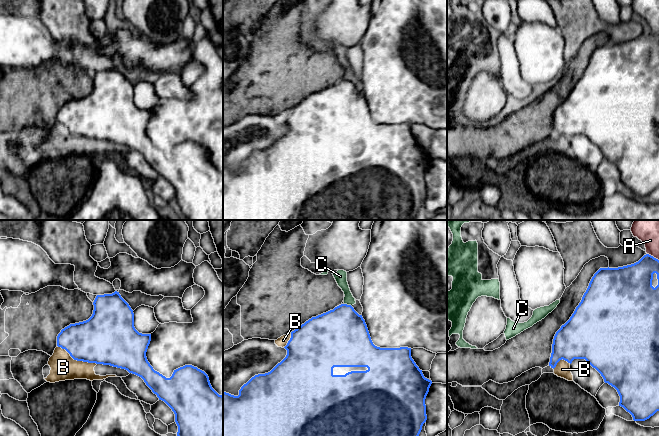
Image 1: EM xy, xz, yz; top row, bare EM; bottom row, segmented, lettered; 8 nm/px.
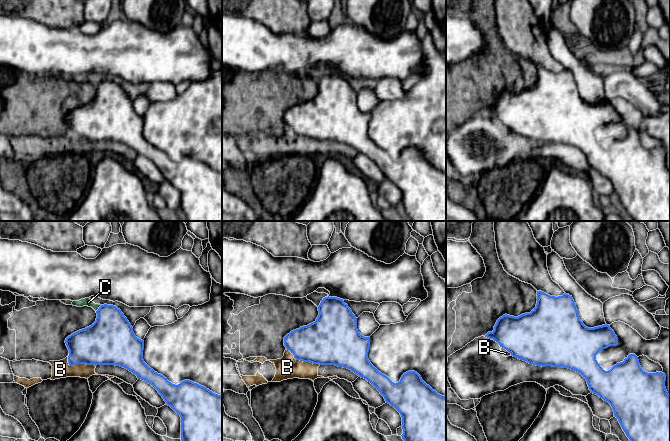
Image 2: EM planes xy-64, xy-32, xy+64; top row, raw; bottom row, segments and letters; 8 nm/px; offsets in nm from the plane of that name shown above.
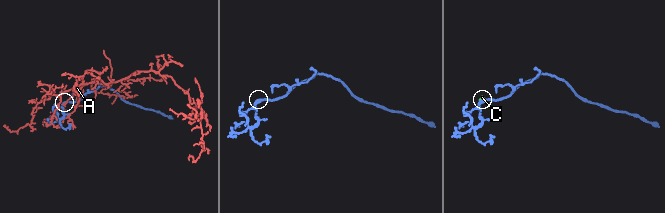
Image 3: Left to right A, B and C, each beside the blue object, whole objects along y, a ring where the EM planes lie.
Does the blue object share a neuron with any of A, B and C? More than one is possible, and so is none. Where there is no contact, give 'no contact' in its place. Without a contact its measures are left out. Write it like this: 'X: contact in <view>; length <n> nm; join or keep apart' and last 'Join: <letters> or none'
A: contact in yz; length 110 nm; keep apart
B: contact in xy; length 360 nm; keep apart
C: contact in xz; length 70 nm; keep apart
Join: none

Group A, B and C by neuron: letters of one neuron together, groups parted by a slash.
A / B C

